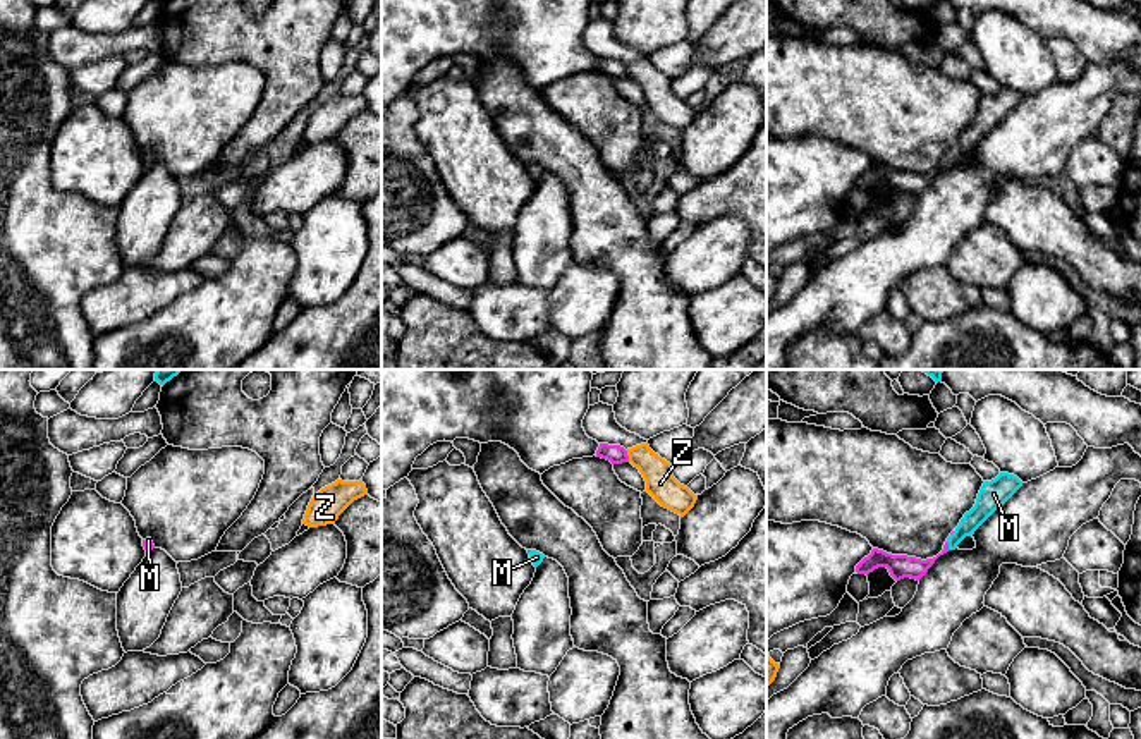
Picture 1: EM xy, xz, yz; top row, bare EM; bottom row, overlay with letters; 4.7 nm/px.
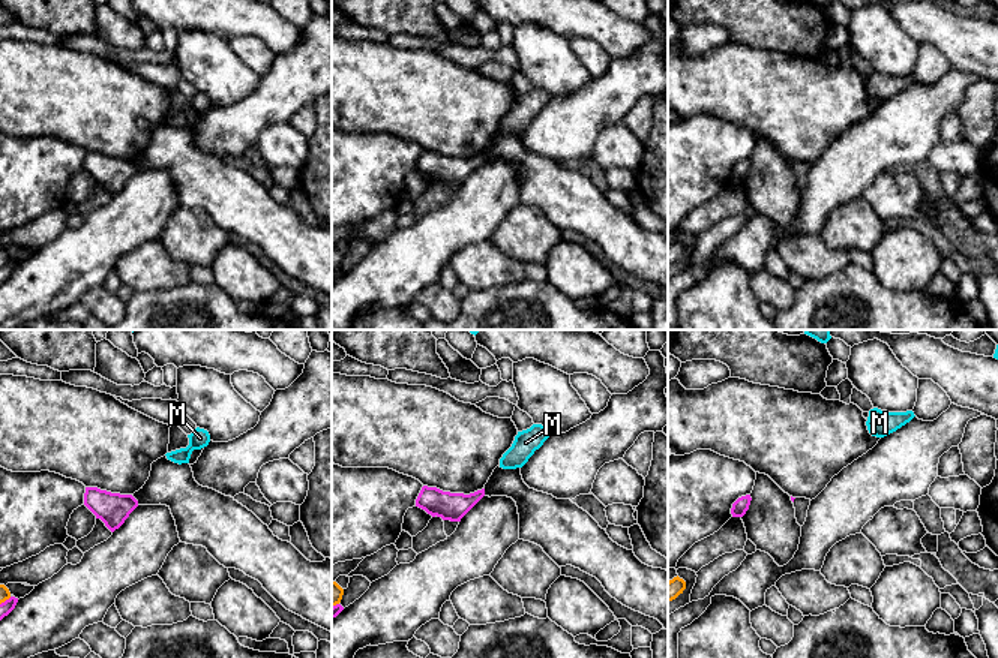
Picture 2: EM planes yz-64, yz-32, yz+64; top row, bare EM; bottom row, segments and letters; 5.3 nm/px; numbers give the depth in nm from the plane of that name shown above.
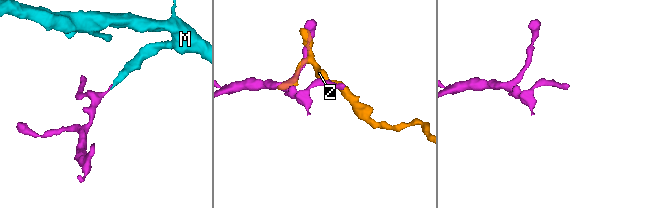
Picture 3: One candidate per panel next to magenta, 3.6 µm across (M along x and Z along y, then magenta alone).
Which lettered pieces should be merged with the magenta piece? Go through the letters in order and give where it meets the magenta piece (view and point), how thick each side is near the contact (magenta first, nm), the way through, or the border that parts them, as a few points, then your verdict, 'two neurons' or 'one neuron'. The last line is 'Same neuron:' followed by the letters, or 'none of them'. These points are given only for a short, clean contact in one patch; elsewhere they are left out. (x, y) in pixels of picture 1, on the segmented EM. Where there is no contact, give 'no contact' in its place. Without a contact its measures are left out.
M: contact yz (947, 545); calibres 110 and 90 nm; way yz (899, 566), (923, 566), (947, 545), (983, 507); one neuron
Z: contact xz (628, 456); calibres 90 and 140 nm; two neurons
Same neuron: M

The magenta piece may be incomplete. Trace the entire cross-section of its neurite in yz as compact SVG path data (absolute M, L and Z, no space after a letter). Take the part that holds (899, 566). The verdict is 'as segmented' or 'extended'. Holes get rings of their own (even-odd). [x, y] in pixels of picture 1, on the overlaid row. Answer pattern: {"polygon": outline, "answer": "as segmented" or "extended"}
{"polygon": "M1000 473L995 479L985 481L978 493L974 507L964 514L959 526L947 538L943 550L937 557L921 560L916 557L892 555L883 550L873 548L871 553L856 565L856 572L868 576L878 567L887 567L895 581L900 581L904 577L919 581L940 555L947 553L949 550L955 550L966 536L974 534L974 531L1021 486L1022 481L1009 473Z", "answer": "extended"}

